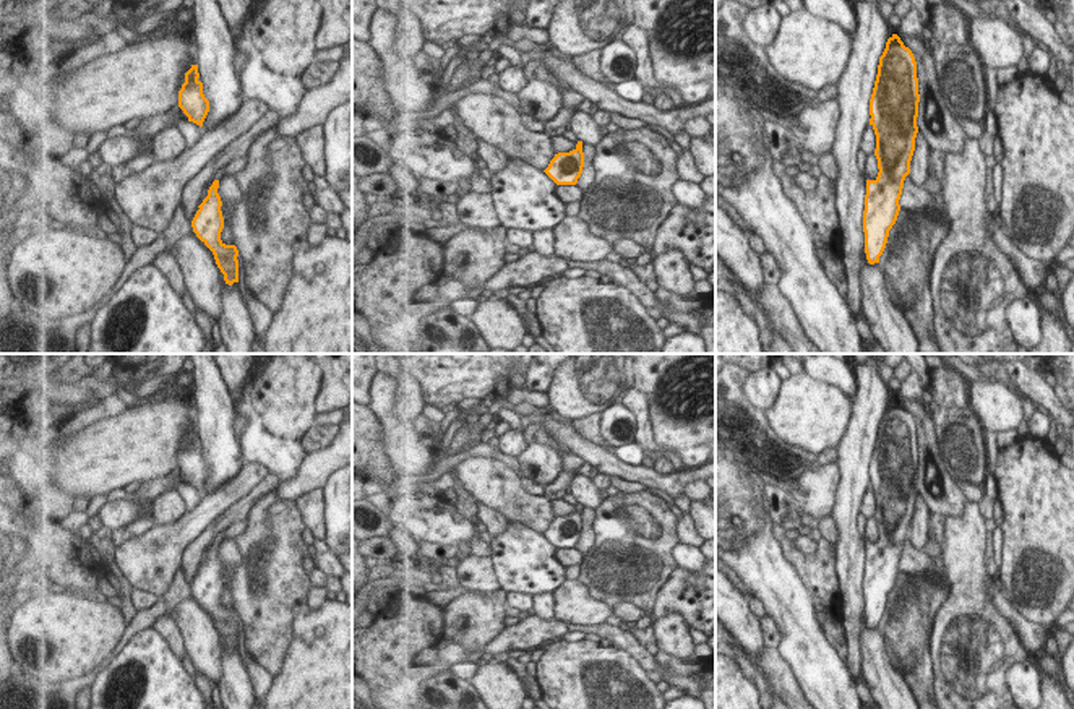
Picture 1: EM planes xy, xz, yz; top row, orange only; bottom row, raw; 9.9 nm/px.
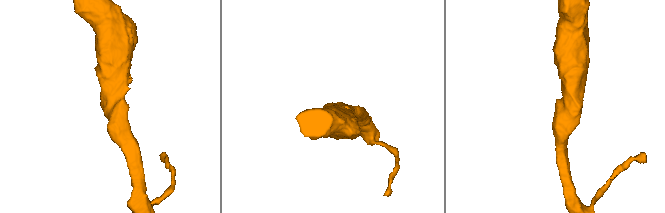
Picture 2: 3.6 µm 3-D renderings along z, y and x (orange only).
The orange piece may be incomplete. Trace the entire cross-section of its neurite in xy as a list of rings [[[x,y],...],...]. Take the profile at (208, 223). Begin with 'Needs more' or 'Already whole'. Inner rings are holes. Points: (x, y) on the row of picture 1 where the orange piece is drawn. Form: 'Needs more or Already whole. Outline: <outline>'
Needs more. Outline: [[[222,165],[214,174],[213,185],[208,190],[208,196],[198,206],[200,209],[191,221],[191,227],[196,237],[213,251],[226,284],[232,286],[238,282],[238,250],[235,245],[226,245],[221,240],[224,217],[221,211],[222,201],[217,193],[219,180],[226,175],[226,167],[227,165]]]

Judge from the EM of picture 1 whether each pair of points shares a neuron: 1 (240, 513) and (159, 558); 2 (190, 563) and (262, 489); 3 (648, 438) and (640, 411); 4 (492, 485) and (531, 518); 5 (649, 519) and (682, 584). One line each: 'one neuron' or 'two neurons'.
1: two neurons
2: one neuron
3: one neuron
4: one neuron
5: two neurons

